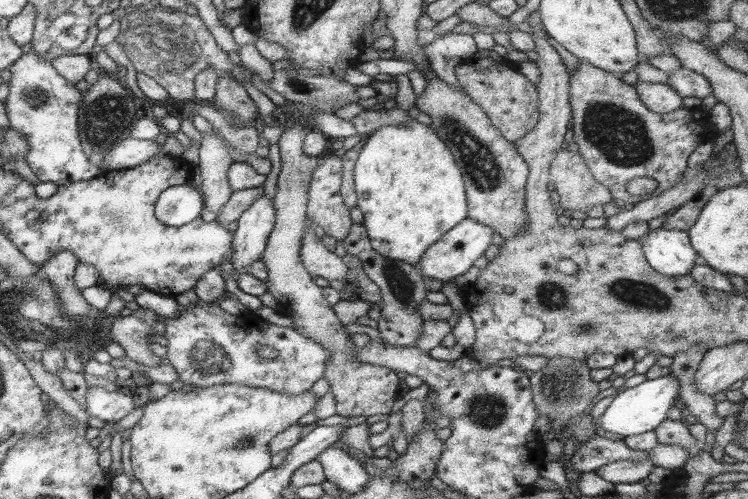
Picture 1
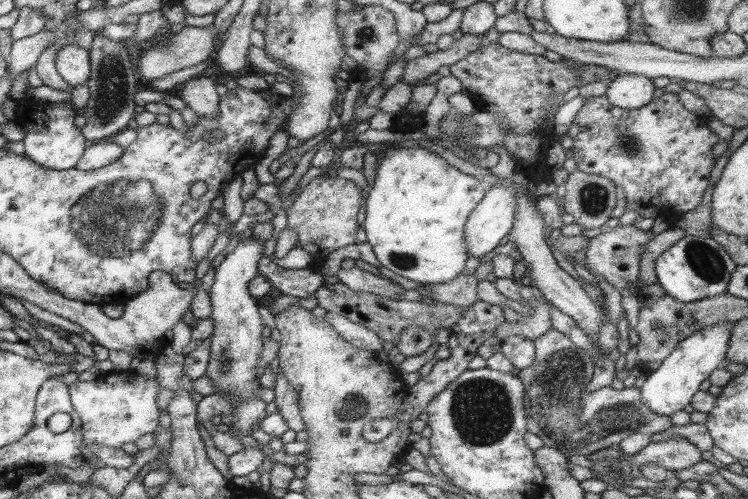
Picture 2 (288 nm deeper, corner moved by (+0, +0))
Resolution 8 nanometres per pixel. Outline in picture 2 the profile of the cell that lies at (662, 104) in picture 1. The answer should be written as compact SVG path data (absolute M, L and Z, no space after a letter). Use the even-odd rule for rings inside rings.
M619 74L617 78L611 78L605 96L613 106L633 110L633 108L643 108L649 102L653 102L655 90L657 88L653 86L653 80L647 76Z

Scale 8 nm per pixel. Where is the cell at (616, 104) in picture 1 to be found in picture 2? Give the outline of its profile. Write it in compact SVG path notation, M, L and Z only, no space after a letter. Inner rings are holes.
M665 92L647 106L633 110L613 106L605 94L587 98L587 102L579 108L567 136L573 140L571 156L577 168L591 174L599 174L619 186L623 190L625 204L629 202L635 206L657 208L669 206L671 210L677 210L677 214L693 210L703 200L703 192L709 188L709 172L715 166L715 160L711 158L711 148L719 142L719 136L715 136L707 126L707 118L687 112L681 106L679 96L673 92Z

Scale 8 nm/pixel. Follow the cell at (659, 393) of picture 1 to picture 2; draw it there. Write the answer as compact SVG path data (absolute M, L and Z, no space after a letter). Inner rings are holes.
M713 326L713 328L705 328L705 330L689 336L687 340L681 340L675 346L675 350L663 360L663 364L655 372L647 374L643 386L639 388L643 406L647 406L651 412L655 412L659 416L667 416L667 418L669 418L669 414L683 410L683 406L689 404L693 400L693 396L699 392L701 382L709 380L711 372L717 370L719 366L723 366L729 332L731 332L731 326Z

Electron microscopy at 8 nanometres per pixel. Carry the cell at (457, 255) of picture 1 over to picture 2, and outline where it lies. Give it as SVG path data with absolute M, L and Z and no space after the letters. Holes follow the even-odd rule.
M489 188L489 192L483 196L483 200L473 208L469 218L465 220L465 226L461 230L463 250L465 256L471 260L481 260L487 256L487 252L493 252L499 242L511 232L511 226L515 222L515 192L509 188Z

